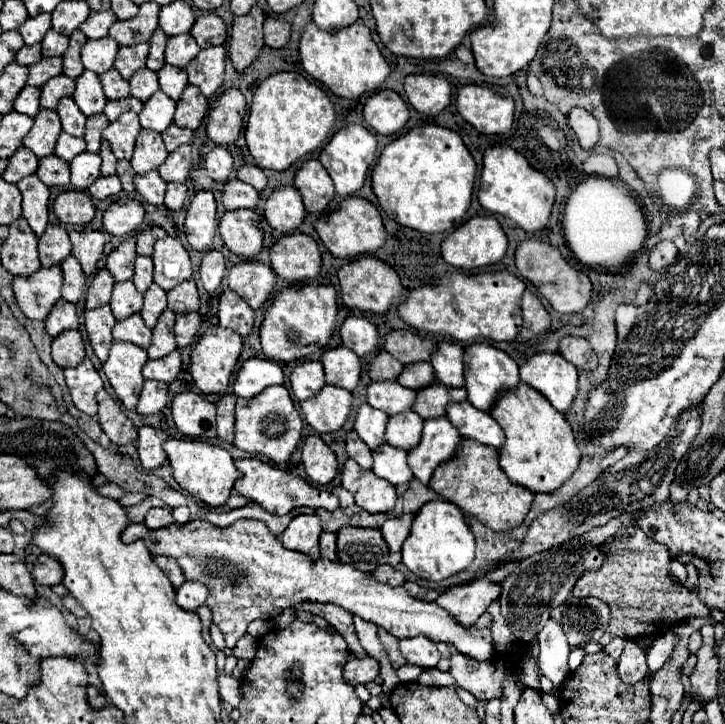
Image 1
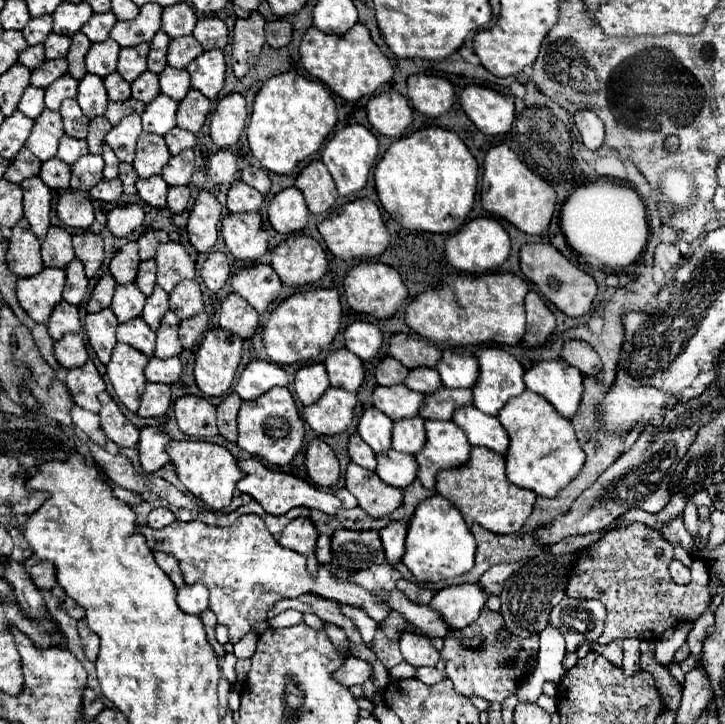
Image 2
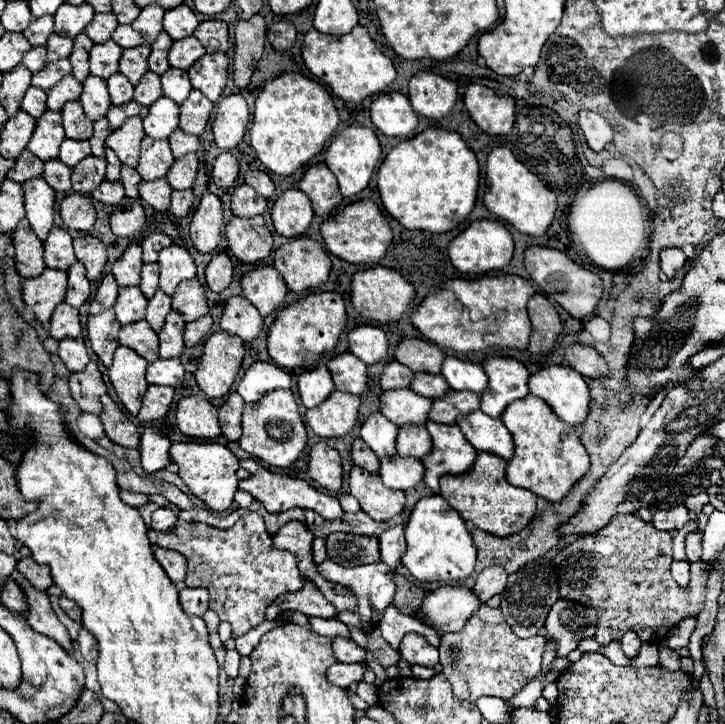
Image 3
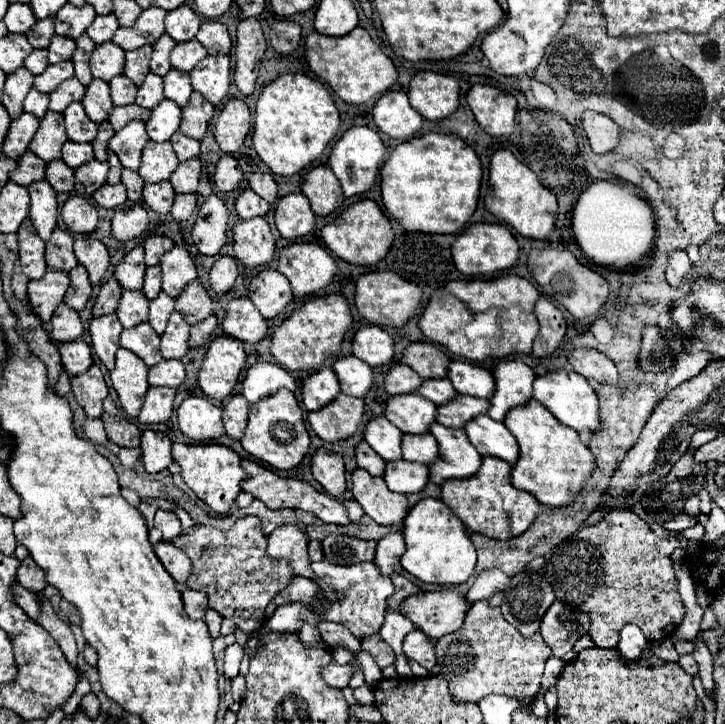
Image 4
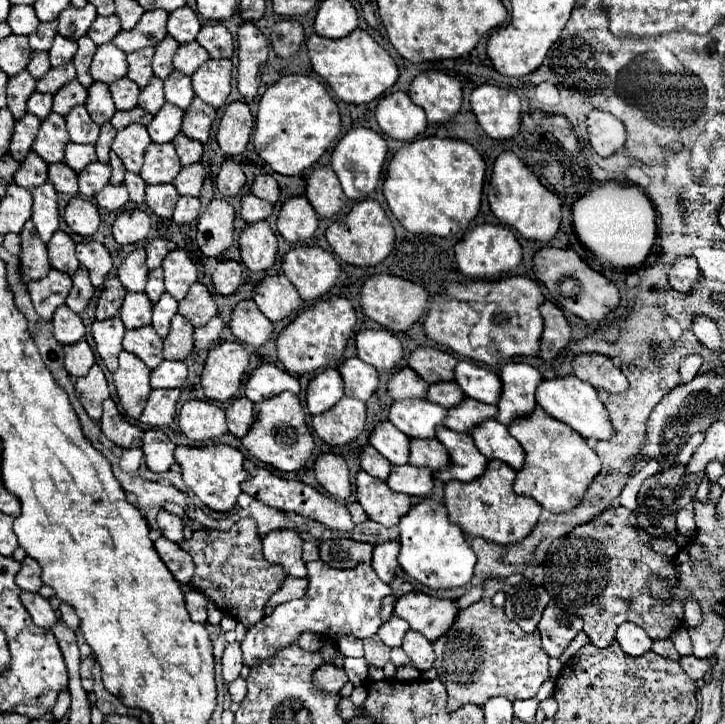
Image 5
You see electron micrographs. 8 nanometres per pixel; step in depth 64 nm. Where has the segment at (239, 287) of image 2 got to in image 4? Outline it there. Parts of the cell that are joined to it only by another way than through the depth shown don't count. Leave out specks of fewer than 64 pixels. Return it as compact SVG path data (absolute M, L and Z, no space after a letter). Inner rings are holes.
M272 268L258 272L250 280L248 292L250 292L248 298L254 302L254 306L260 310L260 314L266 318L274 318L280 312L288 312L294 302L292 288L290 288L286 276Z

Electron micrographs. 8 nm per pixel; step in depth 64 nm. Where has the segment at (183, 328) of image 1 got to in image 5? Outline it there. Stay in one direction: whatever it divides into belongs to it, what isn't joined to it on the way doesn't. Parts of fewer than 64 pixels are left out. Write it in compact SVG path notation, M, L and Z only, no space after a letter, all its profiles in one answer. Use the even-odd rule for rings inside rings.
M214 316L208 324L204 324L200 328L194 328L194 348L202 350L202 348L210 348L212 344L216 344L224 326L226 324L222 322L222 318Z

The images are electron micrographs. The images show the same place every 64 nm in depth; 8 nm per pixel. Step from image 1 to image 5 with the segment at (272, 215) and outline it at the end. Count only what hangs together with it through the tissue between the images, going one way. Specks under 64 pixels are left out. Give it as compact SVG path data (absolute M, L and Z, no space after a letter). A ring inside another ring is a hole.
M290 196L278 212L278 232L284 240L296 244L306 242L318 230L318 216L306 196Z

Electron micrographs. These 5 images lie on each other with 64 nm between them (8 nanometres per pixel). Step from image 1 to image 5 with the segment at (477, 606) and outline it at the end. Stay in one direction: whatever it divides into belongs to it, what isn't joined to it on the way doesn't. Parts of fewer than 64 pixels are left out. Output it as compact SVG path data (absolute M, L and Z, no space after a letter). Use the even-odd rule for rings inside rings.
M422 592L404 594L394 608L394 614L410 624L410 630L424 634L430 642L438 640L454 624L460 608L456 600L436 598Z

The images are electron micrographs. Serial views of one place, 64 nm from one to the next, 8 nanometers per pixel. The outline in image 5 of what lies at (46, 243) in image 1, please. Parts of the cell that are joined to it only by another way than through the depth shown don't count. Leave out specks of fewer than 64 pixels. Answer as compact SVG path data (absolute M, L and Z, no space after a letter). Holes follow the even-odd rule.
M58 230L46 246L48 246L48 260L54 270L60 270L64 274L76 272L80 262L74 254L74 240L66 232Z

